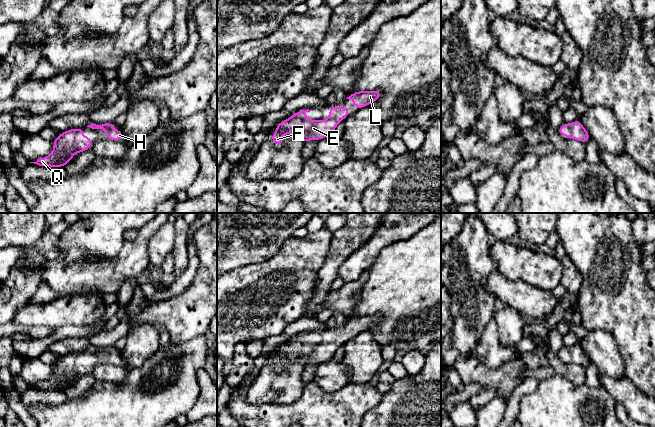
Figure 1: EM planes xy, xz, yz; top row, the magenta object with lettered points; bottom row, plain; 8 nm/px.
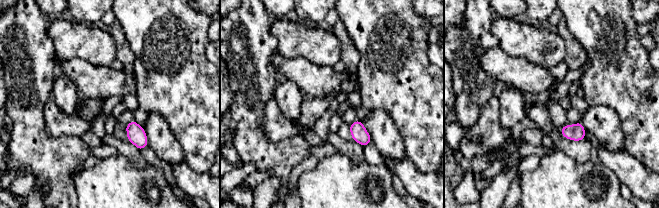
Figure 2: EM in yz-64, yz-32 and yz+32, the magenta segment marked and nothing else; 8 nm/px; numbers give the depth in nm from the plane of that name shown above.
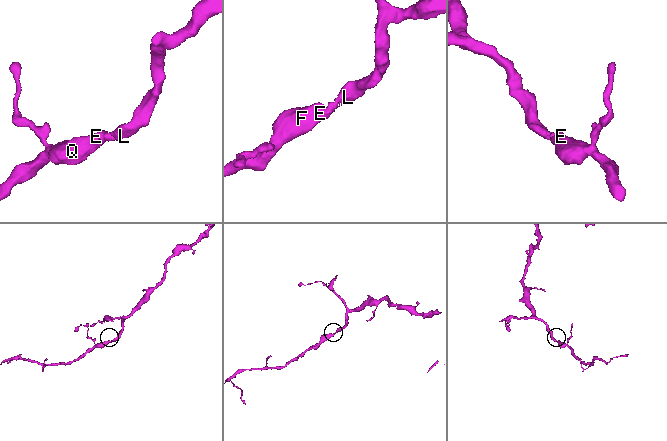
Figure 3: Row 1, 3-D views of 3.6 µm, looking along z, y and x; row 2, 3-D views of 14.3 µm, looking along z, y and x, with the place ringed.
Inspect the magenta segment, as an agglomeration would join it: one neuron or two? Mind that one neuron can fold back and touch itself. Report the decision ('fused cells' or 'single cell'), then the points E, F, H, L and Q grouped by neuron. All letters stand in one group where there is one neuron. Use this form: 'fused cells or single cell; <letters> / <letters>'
single cell; E F H L Q

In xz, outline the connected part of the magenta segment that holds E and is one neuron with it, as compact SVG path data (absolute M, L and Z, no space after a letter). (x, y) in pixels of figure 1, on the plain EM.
M336 329L329 331L329 342L327 344L310 344L305 338L312 334L300 334L282 345L276 347L277 355L271 358L272 366L283 371L284 366L281 364L282 359L294 357L299 360L303 368L309 364L321 364L333 359L335 352L341 344L349 340L349 331L338 331Z

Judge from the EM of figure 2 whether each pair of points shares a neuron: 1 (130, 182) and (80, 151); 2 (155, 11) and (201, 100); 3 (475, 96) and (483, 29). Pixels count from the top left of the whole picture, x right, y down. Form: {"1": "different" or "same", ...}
{"1": "different", "2": "same", "3": "same"}

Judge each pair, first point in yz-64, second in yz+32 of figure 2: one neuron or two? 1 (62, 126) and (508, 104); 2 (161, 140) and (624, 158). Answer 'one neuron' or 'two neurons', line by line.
1: two neurons
2: two neurons

